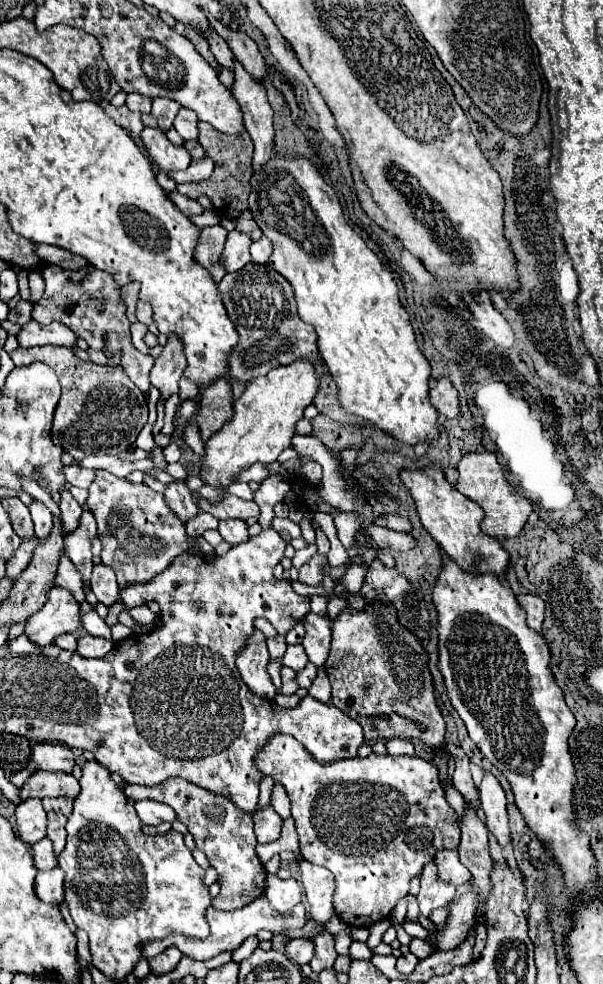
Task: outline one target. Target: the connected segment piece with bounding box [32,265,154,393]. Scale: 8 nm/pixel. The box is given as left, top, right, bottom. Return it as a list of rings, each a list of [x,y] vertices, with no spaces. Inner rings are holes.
[[[46,265],[42,271],[42,277],[46,281],[46,291],[42,299],[34,305],[32,319],[38,323],[52,323],[60,321],[66,327],[70,327],[78,337],[82,337],[88,347],[98,351],[122,351],[122,367],[128,373],[128,377],[136,383],[138,389],[144,393],[150,391],[150,379],[148,373],[154,365],[154,359],[150,355],[140,353],[130,343],[130,321],[126,319],[126,311],[120,303],[120,287],[106,275],[104,271],[98,271],[94,267],[82,267],[78,271],[68,271],[56,265]]]

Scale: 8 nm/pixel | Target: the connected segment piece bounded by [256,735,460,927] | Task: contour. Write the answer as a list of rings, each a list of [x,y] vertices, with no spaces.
[[[274,735],[260,751],[256,765],[264,775],[274,777],[286,787],[300,835],[302,857],[334,873],[334,911],[340,921],[350,927],[370,927],[386,919],[396,903],[408,895],[410,879],[418,877],[422,867],[430,863],[440,849],[460,843],[460,827],[444,797],[438,771],[420,757],[382,757],[372,753],[370,757],[320,763],[294,737]]]

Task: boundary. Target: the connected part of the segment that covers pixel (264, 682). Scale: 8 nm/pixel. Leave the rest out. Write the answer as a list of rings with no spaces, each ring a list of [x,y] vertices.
[[[254,629],[250,633],[250,637],[246,639],[244,649],[240,649],[236,655],[236,667],[238,667],[244,683],[252,689],[252,693],[262,695],[266,699],[274,699],[276,687],[267,671],[269,661],[266,638],[258,629]]]

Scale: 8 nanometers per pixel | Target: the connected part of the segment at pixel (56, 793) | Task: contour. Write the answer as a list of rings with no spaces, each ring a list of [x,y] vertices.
[[[38,769],[22,785],[20,799],[22,801],[30,799],[30,797],[38,797],[38,799],[44,799],[44,797],[72,797],[72,799],[76,799],[78,793],[80,793],[80,783],[72,773]]]

